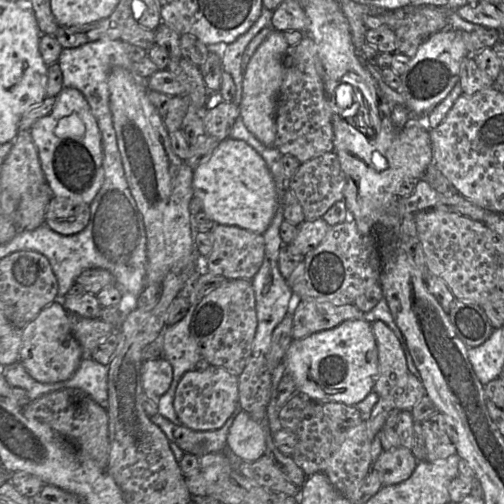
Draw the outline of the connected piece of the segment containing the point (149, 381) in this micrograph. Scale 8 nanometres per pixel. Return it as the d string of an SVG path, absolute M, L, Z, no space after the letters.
M164 357L144 361L142 365L142 383L147 394L159 401L165 394L173 380L173 368Z

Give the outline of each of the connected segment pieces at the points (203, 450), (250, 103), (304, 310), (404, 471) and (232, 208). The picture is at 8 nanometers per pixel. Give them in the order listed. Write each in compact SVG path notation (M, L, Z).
M239 404L226 423L212 431L195 431L183 425L176 425L159 413L150 418L165 433L170 442L174 442L185 453L200 457L212 452L225 451L229 428L242 410Z
M273 30L251 57L243 75L240 116L249 132L268 147L274 147L276 139L277 99L284 77L283 57L288 47L284 32Z
M301 299L293 314L293 339L334 328L346 320L364 319L364 312L354 304L334 305L330 302Z
M400 446L392 450L383 450L372 468L379 472L382 482L388 486L410 478L419 462L410 449Z
M228 137L221 141L211 158L193 170L192 186L194 197L201 202L201 210L215 224L237 226L263 235L278 209L275 181L266 162L253 147L243 140Z

